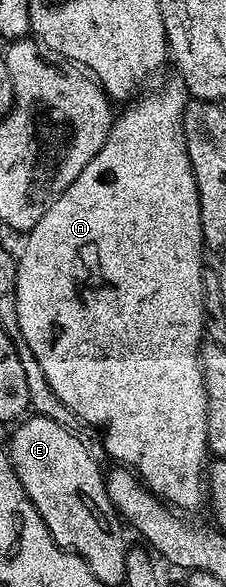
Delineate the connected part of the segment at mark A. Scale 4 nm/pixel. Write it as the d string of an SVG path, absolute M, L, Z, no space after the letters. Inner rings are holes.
M170 75L162 89L148 89L134 96L122 108L126 109L116 114L107 139L95 159L91 159L91 163L79 171L71 187L58 193L41 214L39 223L24 234L25 246L21 249L21 257L19 253L16 258L17 318L19 331L23 339L27 339L27 347L31 347L31 355L35 355L39 367L43 367L43 375L47 375L47 383L51 383L51 391L55 391L55 395L59 395L59 399L71 407L78 422L98 425L105 432L105 449L117 460L114 462L118 466L132 469L166 505L177 511L186 511L197 509L201 504L204 506L207 501L207 391L203 391L203 371L199 371L199 351L205 333L201 282L201 204L181 122L185 107L191 100L189 91L176 75Z

